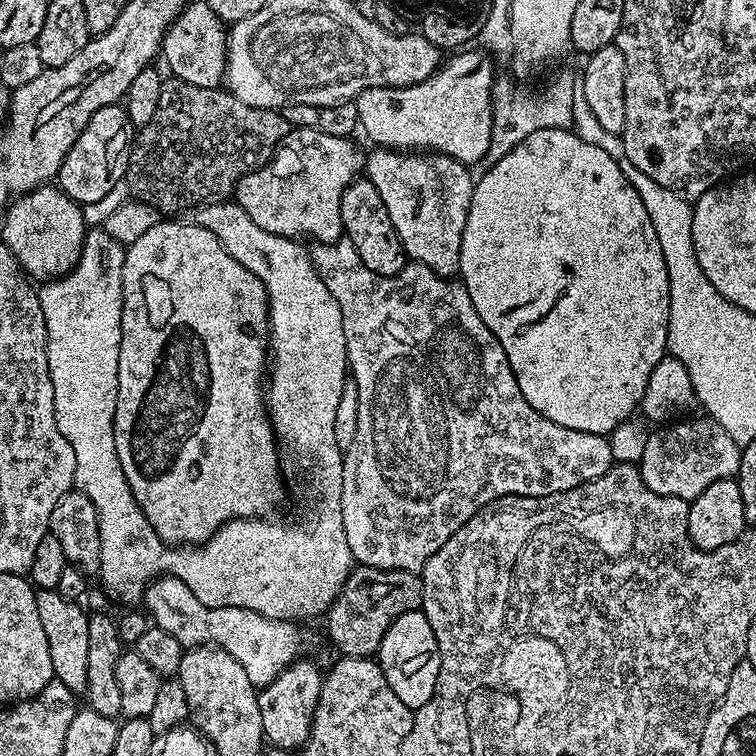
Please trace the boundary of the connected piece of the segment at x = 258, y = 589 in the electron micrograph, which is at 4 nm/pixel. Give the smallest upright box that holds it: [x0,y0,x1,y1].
[38,179,354,621]

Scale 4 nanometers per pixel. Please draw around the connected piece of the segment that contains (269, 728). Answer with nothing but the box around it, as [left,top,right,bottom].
[258,660,324,750]

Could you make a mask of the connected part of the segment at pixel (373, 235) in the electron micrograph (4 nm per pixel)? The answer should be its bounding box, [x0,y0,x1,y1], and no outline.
[342,178,406,276]

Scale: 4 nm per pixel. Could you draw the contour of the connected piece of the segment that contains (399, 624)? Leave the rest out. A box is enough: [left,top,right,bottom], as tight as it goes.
[378,611,440,710]

